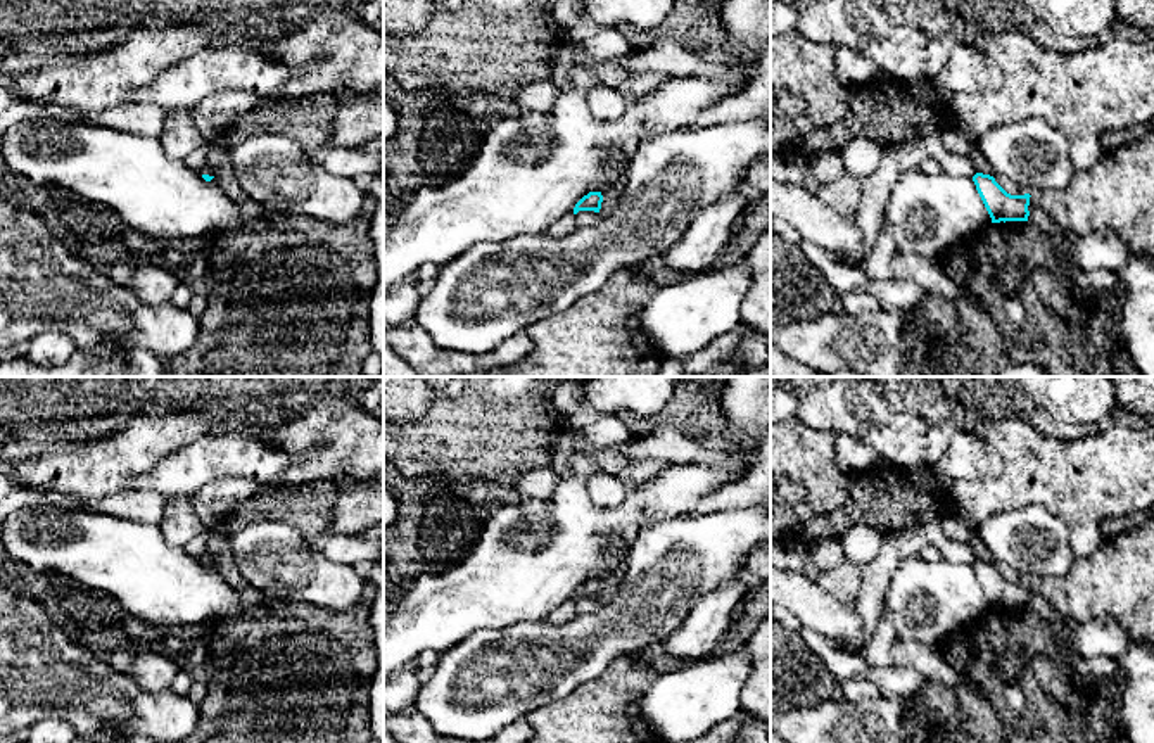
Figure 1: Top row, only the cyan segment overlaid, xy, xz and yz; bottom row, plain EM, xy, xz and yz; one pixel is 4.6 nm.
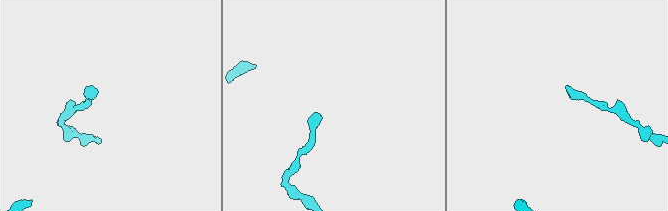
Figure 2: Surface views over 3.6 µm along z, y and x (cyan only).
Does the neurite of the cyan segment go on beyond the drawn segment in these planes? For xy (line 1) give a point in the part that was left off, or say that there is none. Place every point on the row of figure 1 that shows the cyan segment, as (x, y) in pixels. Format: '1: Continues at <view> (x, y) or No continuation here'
1: No continuation here

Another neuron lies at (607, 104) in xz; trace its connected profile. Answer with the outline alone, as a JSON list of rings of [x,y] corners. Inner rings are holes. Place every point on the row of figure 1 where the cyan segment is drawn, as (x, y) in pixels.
[[[603,83],[587,92],[587,105],[593,116],[605,123],[617,121],[624,114],[627,102],[629,98],[622,92]]]

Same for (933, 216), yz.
[[[905,171],[891,187],[881,226],[898,254],[945,259],[980,238],[992,218],[971,176]]]

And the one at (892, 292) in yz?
[[[802,240],[800,247],[840,294],[859,289],[871,292],[885,311],[907,311],[929,295],[928,290],[909,278],[869,280],[862,266],[850,268],[836,254],[812,242]]]

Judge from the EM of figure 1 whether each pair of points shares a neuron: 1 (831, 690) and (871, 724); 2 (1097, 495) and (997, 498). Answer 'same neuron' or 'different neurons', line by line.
1: different neurons
2: same neuron

